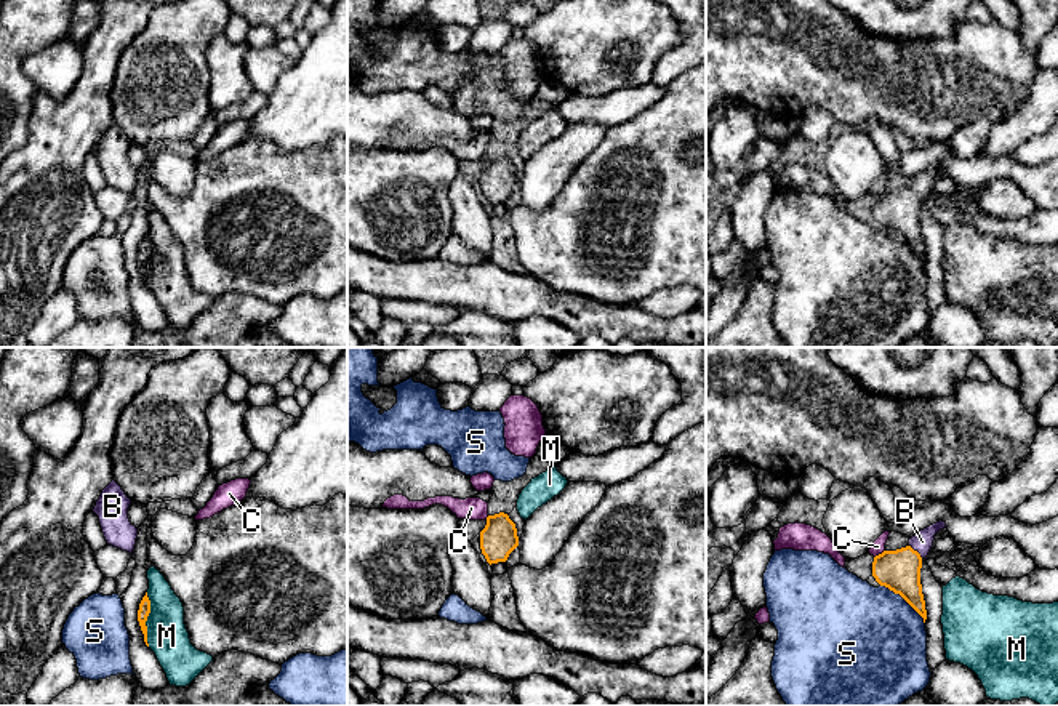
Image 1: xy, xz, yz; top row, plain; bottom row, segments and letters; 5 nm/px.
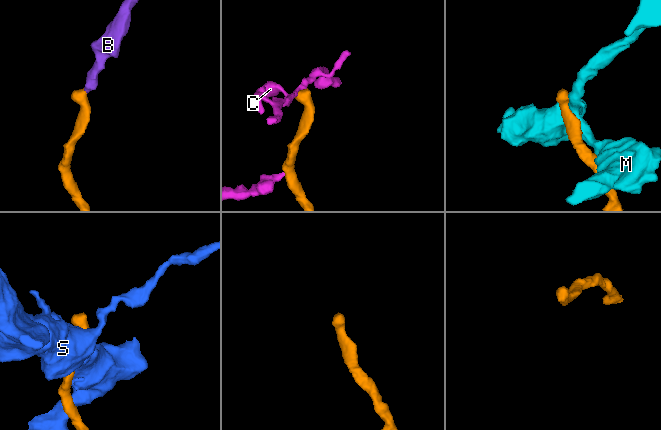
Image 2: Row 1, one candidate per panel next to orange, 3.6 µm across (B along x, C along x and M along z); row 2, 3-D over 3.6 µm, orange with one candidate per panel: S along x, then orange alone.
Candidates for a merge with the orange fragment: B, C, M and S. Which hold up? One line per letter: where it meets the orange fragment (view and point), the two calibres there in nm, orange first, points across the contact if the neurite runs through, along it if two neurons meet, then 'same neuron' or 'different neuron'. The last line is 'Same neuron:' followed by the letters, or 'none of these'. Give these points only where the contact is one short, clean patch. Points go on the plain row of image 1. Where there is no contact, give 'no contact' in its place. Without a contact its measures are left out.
B: yz (916, 192) | 200/110 nm | across yz (898, 212), (916, 192), (922, 183) | same neuron
C: yz (879, 196) | 200/70 nm | along yz (884, 191), (874, 199) | different neuron
M: xy (146, 261) | 60/200 nm | different neuron
S: yz (905, 240) | 200/500 nm | different neuron
Same neuron: B

